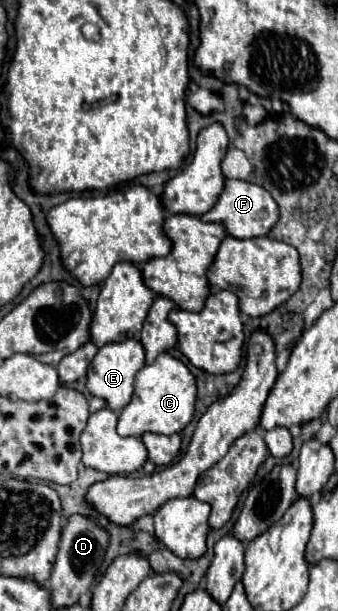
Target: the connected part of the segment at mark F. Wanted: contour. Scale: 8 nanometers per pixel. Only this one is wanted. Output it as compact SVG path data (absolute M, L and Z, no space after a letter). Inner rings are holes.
M228 179L224 193L220 195L218 203L202 215L204 221L214 221L214 223L224 223L228 229L228 235L236 239L250 239L250 237L264 237L272 231L272 227L278 223L280 209L272 195L264 189L258 187L256 183L240 181L240 179Z

